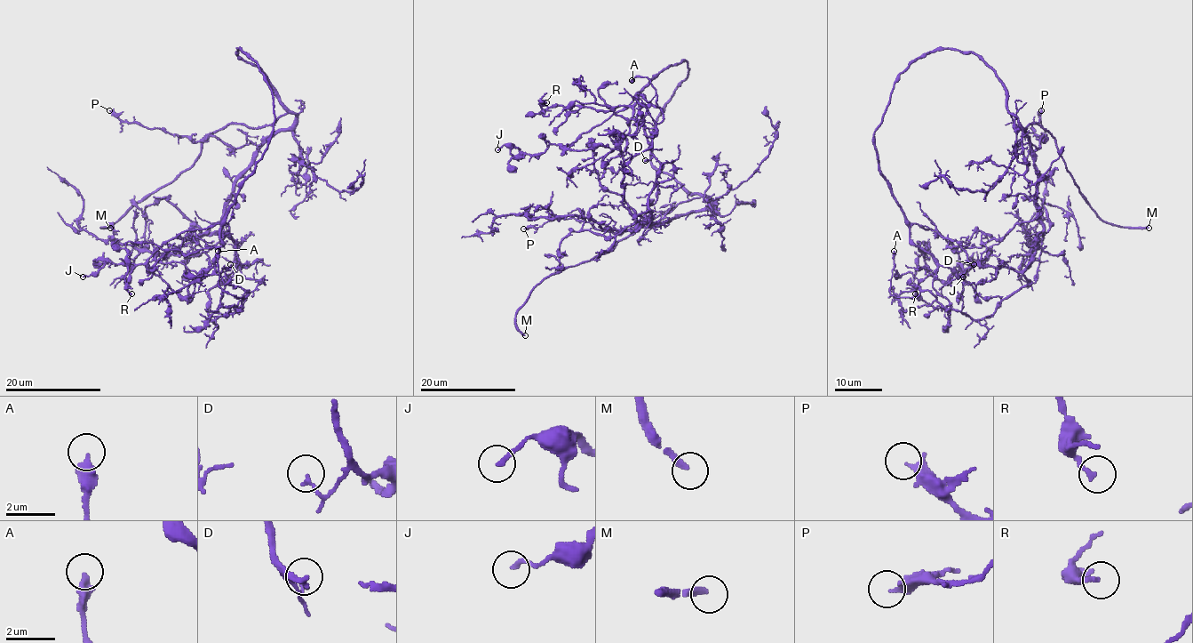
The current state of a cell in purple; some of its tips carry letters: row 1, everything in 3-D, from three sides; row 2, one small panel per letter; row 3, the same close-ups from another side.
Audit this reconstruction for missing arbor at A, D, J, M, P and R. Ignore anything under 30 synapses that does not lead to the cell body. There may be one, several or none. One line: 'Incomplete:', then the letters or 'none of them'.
Incomplete: M

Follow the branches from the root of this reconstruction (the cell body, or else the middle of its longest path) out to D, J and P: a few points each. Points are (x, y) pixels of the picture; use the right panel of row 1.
D: (942, 49), (974, 52), (995, 72), (1037, 178), (1043, 231), (1034, 259), (1021, 271), (974, 264)
J: (942, 49), (900, 74), (873, 142), (903, 216), (952, 245), (957, 264), (967, 264), (958, 271), (963, 277)
P: (942, 49), (974, 52), (995, 72), (1008, 110), (1037, 148), (1045, 137), (1030, 128), (1041, 110)

